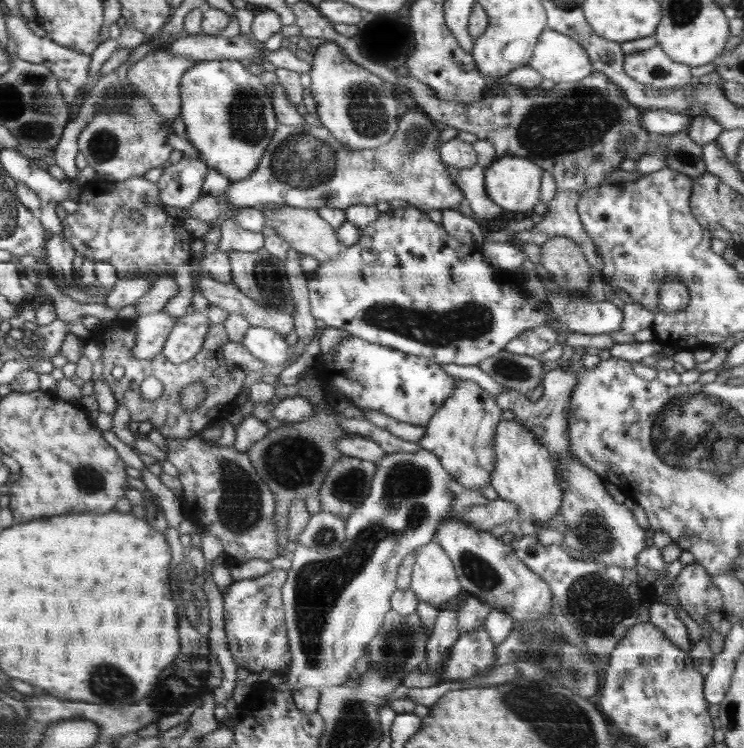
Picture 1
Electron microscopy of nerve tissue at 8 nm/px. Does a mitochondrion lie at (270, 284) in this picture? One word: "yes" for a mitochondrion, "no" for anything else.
yes

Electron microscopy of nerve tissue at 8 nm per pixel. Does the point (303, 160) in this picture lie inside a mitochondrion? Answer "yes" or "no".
yes

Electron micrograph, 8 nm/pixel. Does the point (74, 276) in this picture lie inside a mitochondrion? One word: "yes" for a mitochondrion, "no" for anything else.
no

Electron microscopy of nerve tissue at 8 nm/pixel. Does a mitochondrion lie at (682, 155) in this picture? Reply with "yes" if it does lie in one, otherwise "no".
yes

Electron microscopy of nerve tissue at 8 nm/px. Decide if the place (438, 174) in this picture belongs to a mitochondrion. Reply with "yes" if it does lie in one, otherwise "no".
no

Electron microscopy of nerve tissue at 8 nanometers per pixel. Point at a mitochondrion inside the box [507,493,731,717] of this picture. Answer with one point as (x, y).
(601, 604)

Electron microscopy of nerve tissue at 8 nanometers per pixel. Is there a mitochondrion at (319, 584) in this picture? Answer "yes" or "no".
yes

